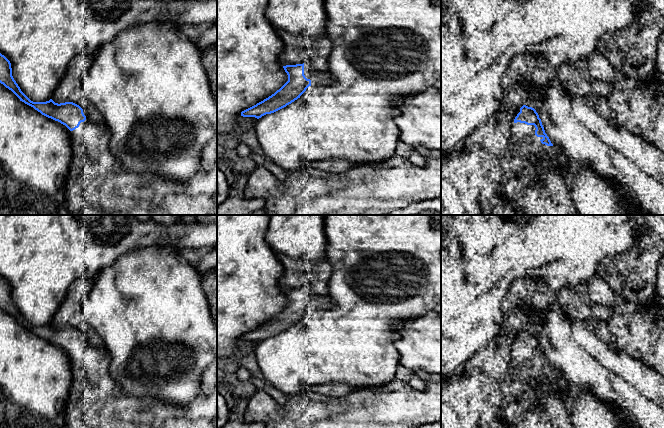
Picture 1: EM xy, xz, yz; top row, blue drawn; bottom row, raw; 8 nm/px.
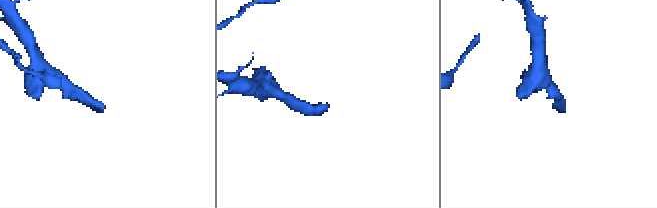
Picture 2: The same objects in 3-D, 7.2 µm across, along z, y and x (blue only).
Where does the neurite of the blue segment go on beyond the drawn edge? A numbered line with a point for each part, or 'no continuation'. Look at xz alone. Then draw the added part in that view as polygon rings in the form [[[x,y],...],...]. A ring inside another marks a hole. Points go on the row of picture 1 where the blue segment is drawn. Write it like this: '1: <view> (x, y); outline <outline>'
1: xz (317, 77); outline [[[304,63],[304,75],[311,80],[311,85],[330,85],[335,82],[332,73],[328,71],[320,71],[309,63]]]

